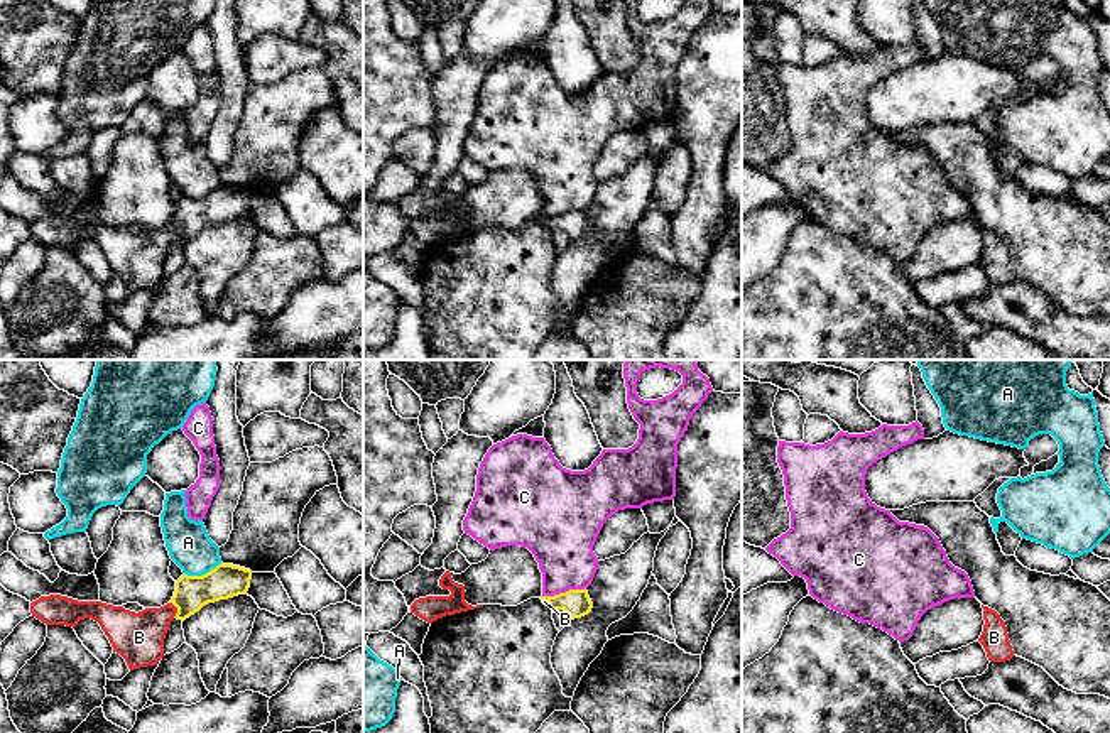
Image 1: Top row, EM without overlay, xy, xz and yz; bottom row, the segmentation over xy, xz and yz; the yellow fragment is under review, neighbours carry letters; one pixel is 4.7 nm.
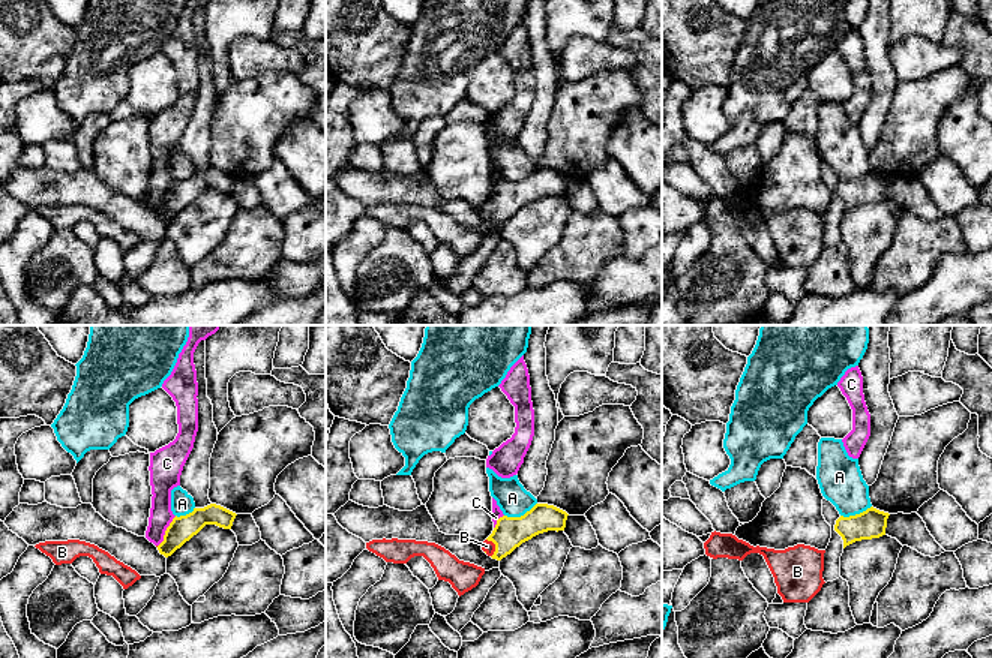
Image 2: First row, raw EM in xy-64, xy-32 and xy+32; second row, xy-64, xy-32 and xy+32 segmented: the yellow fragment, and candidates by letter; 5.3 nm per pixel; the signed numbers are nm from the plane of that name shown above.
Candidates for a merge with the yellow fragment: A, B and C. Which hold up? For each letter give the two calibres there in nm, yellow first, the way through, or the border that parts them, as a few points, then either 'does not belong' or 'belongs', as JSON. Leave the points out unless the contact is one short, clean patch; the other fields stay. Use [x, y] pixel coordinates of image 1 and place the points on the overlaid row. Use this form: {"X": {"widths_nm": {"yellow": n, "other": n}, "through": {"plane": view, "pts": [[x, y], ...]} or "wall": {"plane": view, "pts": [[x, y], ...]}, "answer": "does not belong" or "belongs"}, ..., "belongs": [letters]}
{"A": {"widths_nm": {"yellow": 160, "other": 200}, "wall": {"plane": "xy", "pts": [[222, 563], [201, 575], [184, 575]]}, "answer": "does not belong"}, "B": {"widths_nm": {"yellow": 160, "other": 240}, "through": {"plane": "xy", "pts": [[191, 593], [178, 610], [168, 612], [139, 637]]}, "answer": "belongs"}, "C": {"widths_nm": {"yellow": 140, "other": 300}, "wall": {"plane": "xz", "pts": [[585, 586], [543, 597]]}, "answer": "does not belong"}, "belongs": ["B"]}

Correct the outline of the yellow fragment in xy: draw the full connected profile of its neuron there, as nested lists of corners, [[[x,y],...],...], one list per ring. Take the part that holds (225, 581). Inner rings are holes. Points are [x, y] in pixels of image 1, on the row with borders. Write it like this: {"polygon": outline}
{"polygon": [[[221,562],[203,576],[182,574],[172,600],[161,608],[135,613],[101,601],[49,595],[32,601],[30,613],[46,625],[74,628],[84,618],[98,622],[113,652],[133,671],[155,665],[164,657],[164,638],[174,618],[184,622],[208,603],[247,595],[250,579],[250,569]]]}

